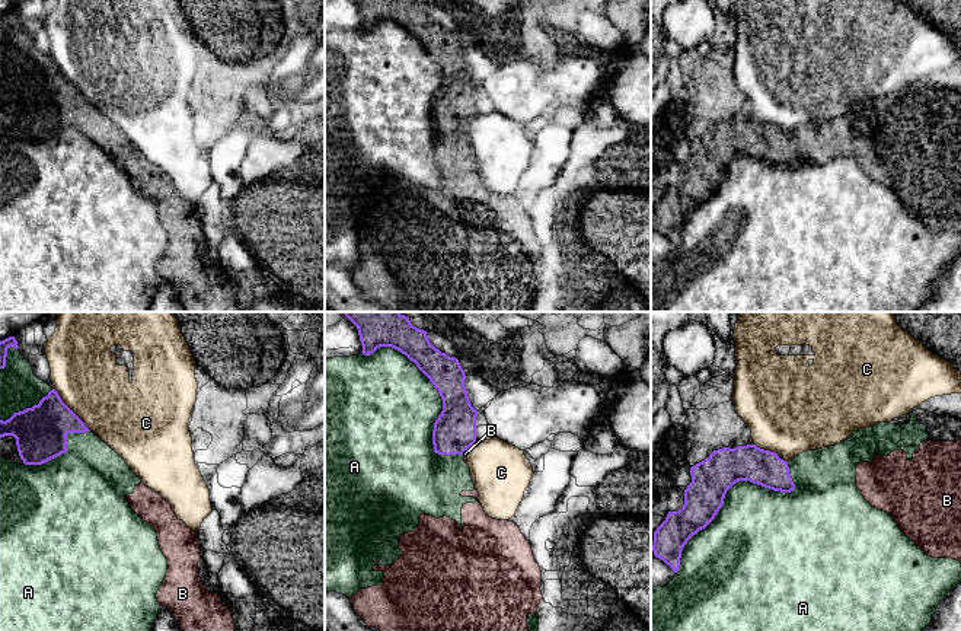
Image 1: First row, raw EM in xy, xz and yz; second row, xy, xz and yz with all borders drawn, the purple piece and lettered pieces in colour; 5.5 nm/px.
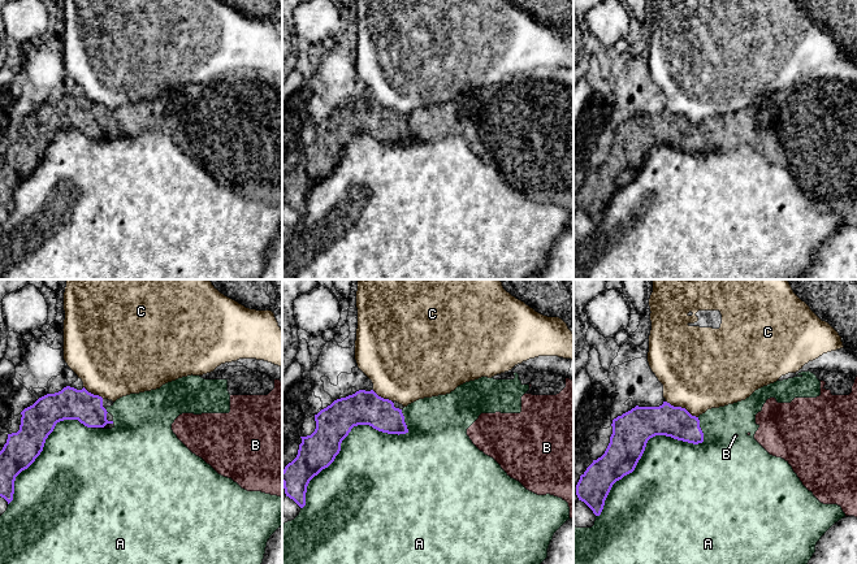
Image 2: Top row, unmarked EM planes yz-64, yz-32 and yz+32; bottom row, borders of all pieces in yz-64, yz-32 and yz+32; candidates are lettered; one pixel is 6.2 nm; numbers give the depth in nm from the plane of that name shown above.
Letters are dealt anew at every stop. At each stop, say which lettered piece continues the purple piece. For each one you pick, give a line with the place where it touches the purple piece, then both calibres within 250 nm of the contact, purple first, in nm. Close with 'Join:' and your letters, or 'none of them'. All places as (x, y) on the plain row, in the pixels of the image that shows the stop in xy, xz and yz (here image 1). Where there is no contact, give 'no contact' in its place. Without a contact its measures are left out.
B: contact xz (463, 126); calibres 240 and 20 nm
Join: B

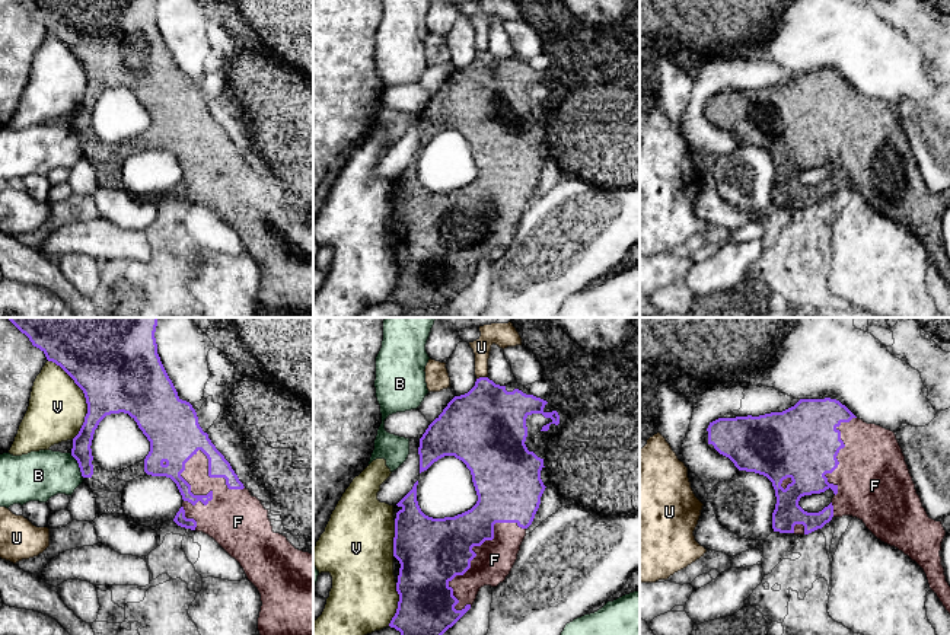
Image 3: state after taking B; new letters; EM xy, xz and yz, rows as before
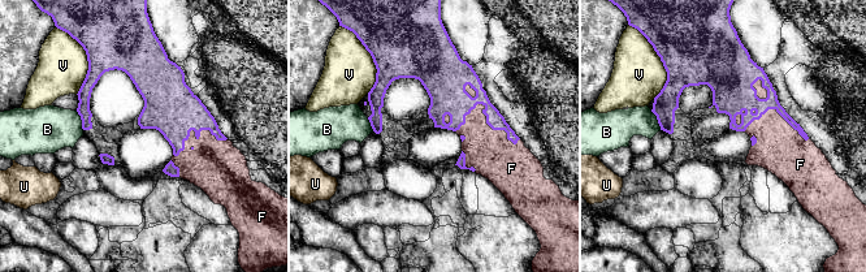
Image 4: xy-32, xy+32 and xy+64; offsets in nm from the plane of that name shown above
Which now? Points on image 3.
F: contact xy (209, 144); calibres 260 and 240 nm
Join: F

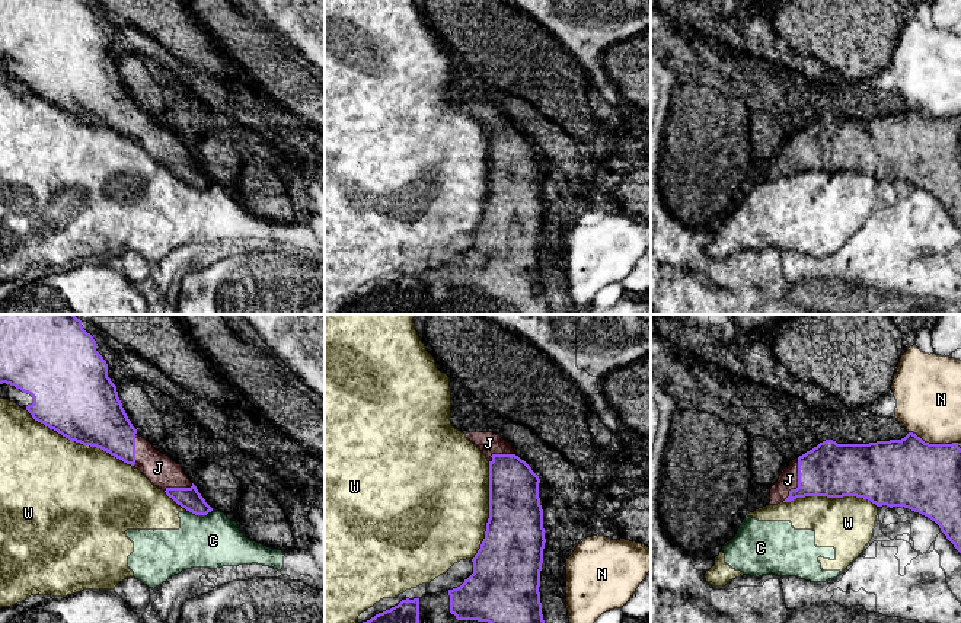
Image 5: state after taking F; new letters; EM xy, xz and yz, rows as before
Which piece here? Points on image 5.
J: contact yz (798, 156); calibres 300 and 110 nm
Join: J

